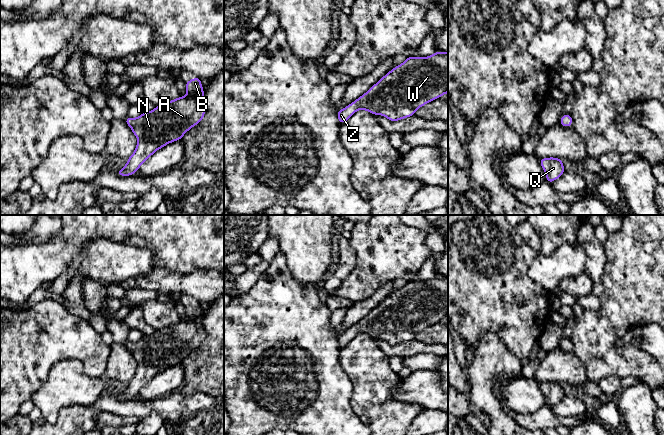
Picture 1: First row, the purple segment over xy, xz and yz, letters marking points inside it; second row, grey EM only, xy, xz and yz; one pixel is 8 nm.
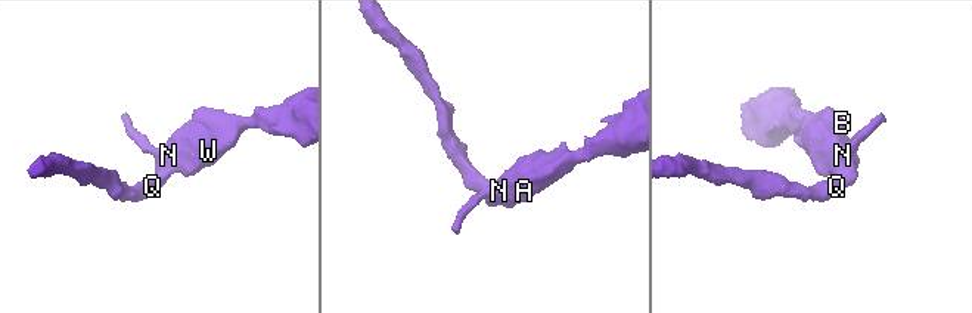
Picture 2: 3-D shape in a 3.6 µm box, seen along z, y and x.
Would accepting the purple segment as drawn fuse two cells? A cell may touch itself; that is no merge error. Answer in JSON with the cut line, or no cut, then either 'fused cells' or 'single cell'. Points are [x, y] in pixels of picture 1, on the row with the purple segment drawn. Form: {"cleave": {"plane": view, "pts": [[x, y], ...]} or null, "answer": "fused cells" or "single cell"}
{"cleave": null, "answer": "single cell"}

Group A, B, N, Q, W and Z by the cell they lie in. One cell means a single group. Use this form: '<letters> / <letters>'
A B N Q W Z

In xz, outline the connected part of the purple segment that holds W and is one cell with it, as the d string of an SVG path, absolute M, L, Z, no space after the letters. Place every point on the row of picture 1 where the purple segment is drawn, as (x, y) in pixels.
M436 51L427 57L409 56L390 70L358 99L337 110L340 124L345 123L356 111L366 110L395 122L415 115L418 108L448 93L448 51Z

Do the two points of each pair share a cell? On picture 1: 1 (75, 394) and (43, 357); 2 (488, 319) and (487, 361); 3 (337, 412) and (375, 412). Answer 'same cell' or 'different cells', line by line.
1: different cells
2: different cells
3: different cells

